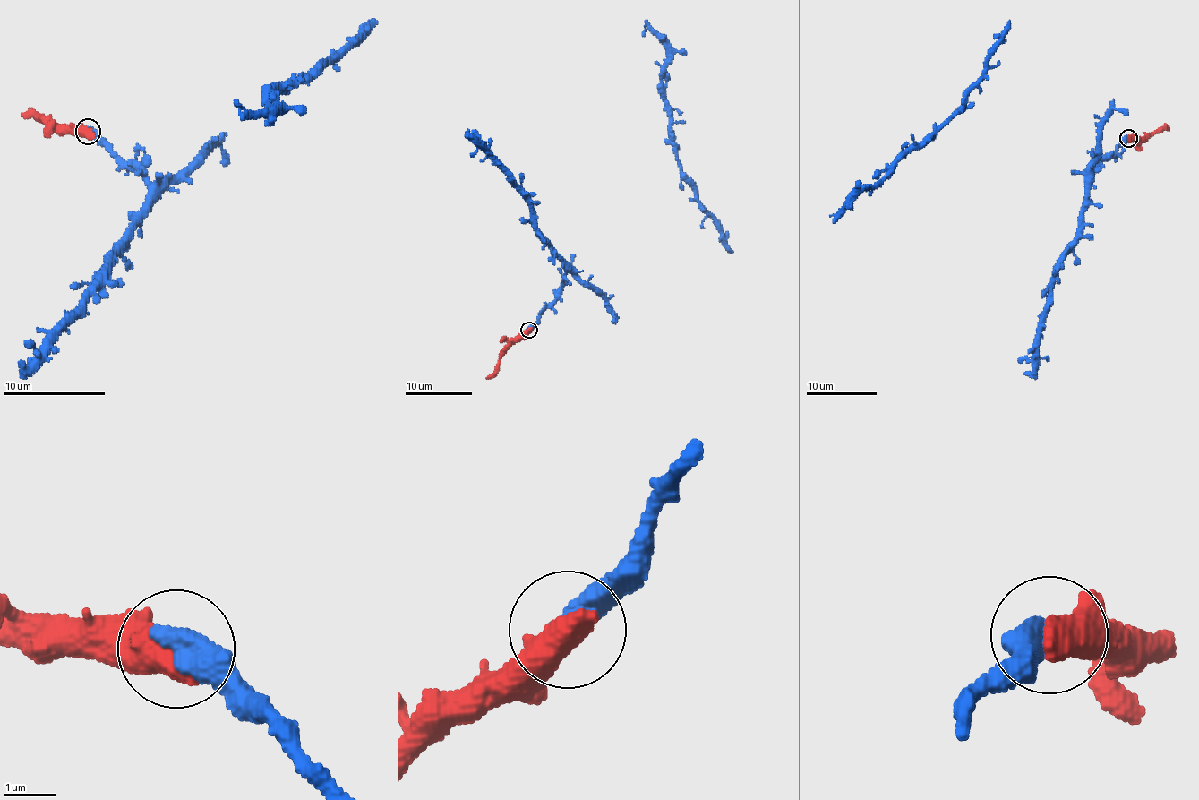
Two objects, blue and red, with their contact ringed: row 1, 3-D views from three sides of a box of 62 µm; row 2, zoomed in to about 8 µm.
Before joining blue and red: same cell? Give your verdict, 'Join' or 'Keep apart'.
Join

